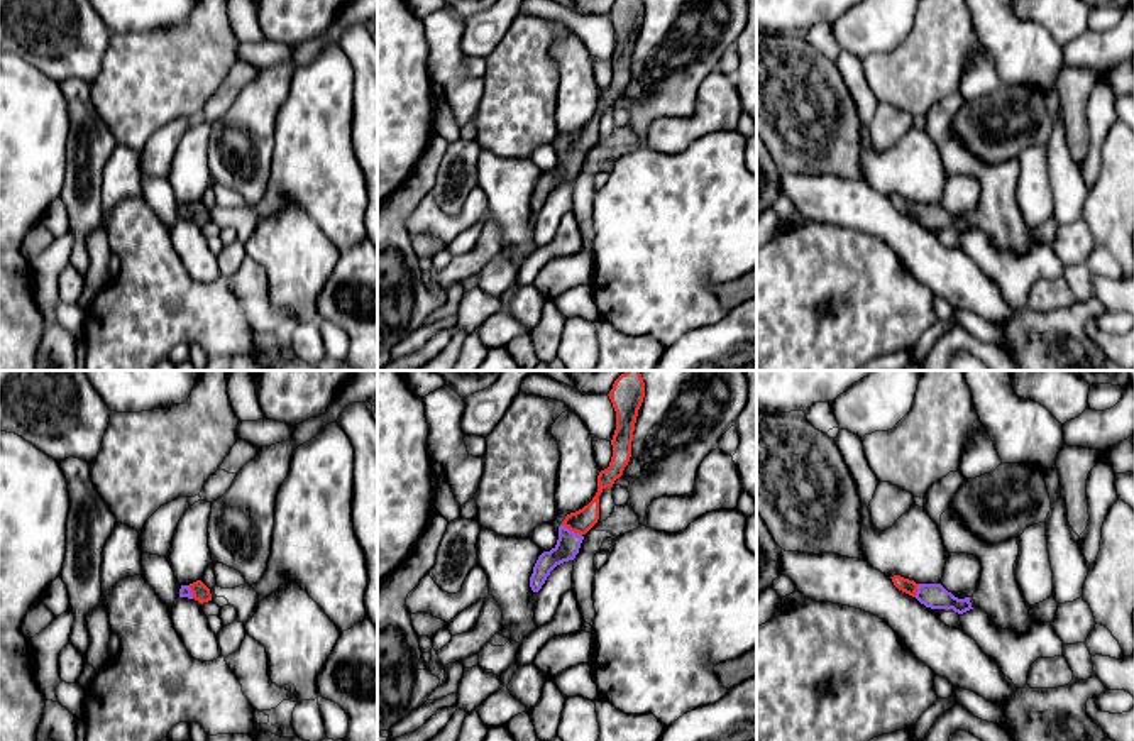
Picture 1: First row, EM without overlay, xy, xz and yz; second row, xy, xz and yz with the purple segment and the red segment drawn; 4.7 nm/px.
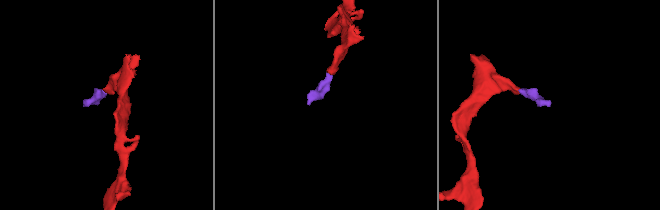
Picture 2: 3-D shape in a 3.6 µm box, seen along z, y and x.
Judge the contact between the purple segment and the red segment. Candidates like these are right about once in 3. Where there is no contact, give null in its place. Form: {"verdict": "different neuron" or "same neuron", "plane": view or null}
{"verdict": "same neuron", "plane": "xz"}

